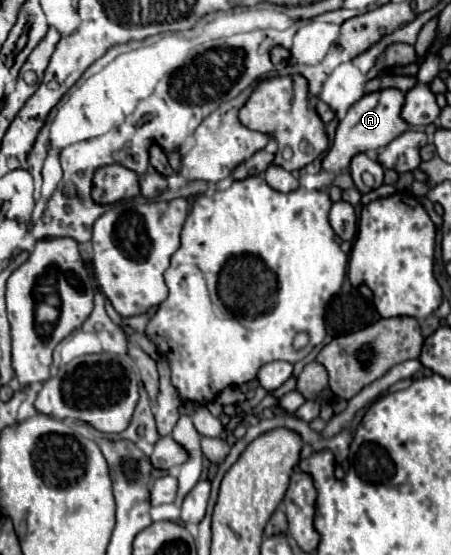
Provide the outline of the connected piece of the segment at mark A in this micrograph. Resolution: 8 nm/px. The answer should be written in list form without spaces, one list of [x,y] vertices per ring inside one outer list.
[[[381,89],[369,95],[363,95],[345,115],[345,119],[339,123],[335,131],[333,145],[329,153],[321,161],[321,169],[327,173],[341,173],[349,167],[351,159],[357,153],[365,153],[371,149],[385,147],[391,143],[397,135],[401,135],[409,125],[401,119],[401,103],[405,103],[405,95],[399,89]]]

